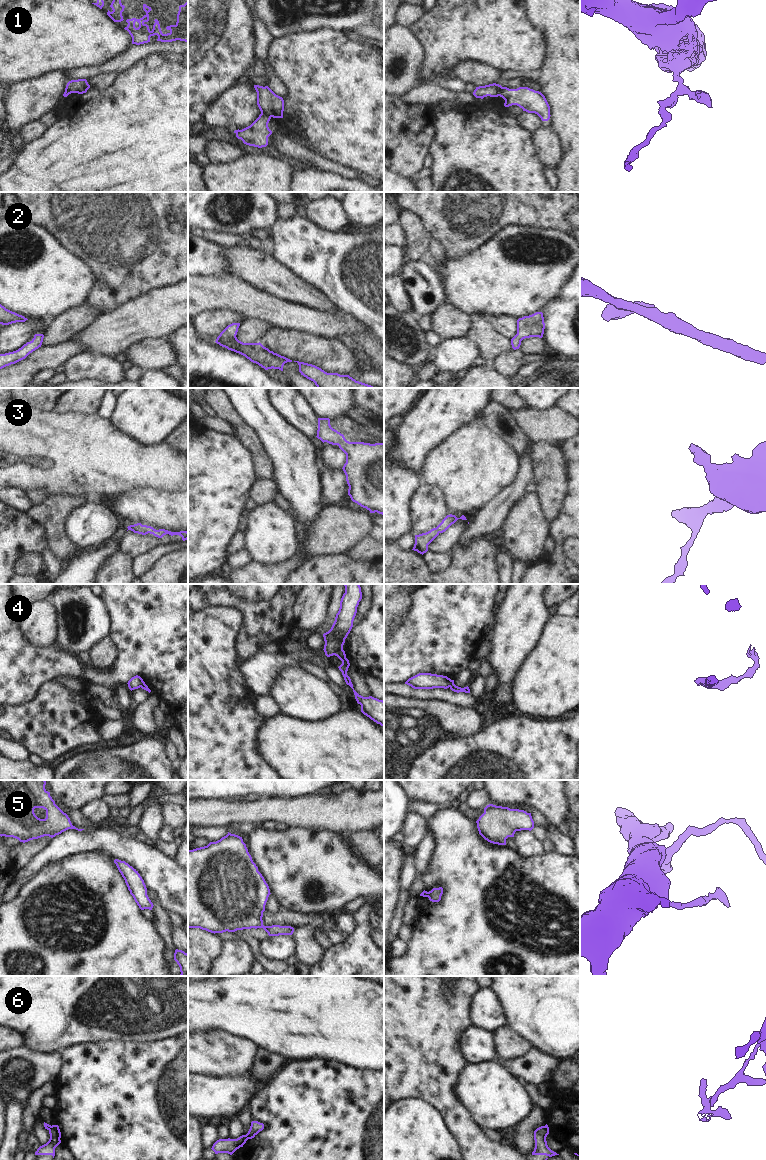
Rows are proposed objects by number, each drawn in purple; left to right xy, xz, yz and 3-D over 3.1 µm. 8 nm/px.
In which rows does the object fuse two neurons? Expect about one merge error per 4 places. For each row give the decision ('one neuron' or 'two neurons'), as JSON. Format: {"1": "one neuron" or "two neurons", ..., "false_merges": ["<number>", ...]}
{"1": "two neurons", "2": "one neuron", "3": "one neuron", "4": "two neurons", "5": "one neuron", "6": "two neurons", "false_merges": ["1", "4", "6"]}

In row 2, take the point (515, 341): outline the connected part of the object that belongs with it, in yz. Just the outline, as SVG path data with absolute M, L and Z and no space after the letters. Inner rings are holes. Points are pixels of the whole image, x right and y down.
M536 312L517 320L517 334L511 339L514 350L519 349L521 341L525 338L539 337L544 334L545 323L542 312Z

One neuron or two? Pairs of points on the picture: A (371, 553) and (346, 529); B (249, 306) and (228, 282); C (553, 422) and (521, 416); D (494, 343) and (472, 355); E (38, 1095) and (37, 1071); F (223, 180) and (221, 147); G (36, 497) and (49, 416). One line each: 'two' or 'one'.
A: two
B: one
C: one
D: two
E: two
F: two
G: two

